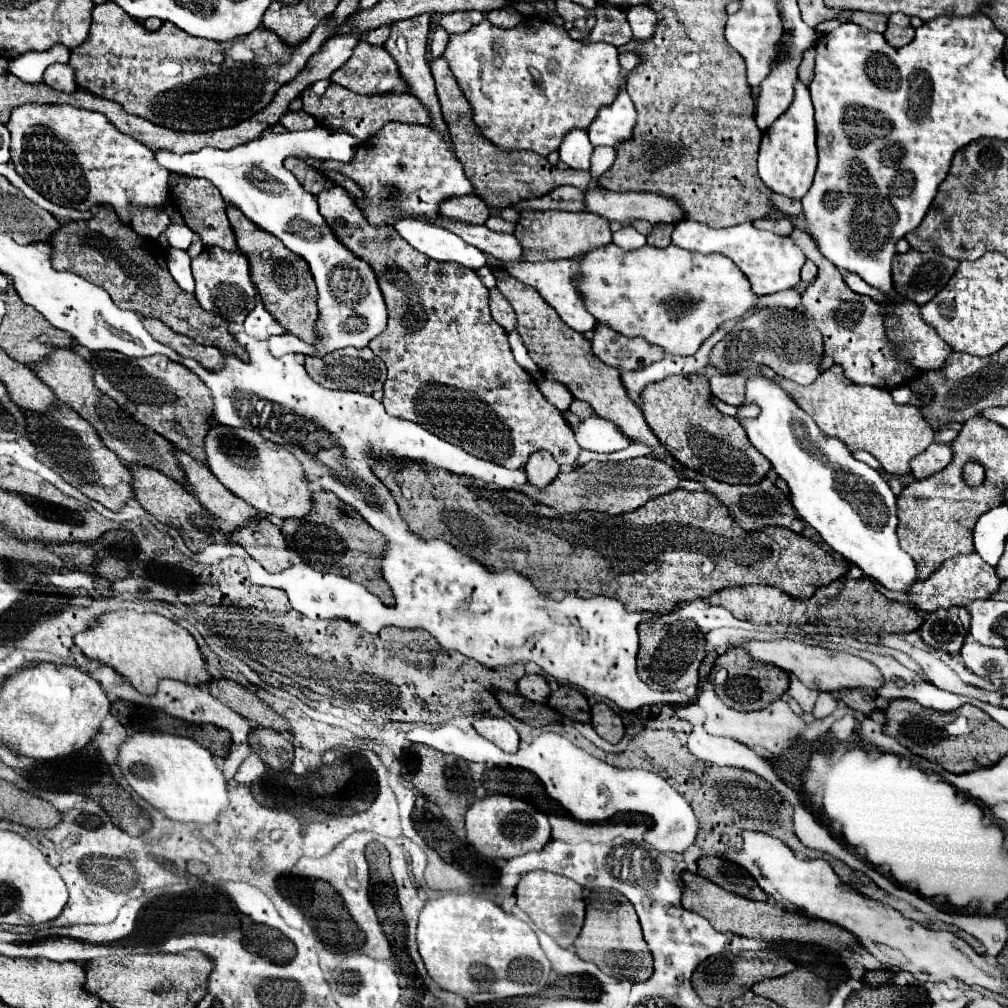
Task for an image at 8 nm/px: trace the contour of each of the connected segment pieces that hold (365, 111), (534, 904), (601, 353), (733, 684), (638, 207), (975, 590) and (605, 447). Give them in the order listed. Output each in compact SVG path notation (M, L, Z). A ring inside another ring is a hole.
M330 84L328 90L322 96L316 96L310 88L302 92L302 102L304 102L304 112L314 116L318 124L330 128L330 130L340 130L348 132L350 136L358 138L364 142L366 138L374 136L386 122L400 122L400 110L394 106L394 94L380 94L380 96L362 96L356 94L344 86Z
M528 872L520 878L516 886L516 900L518 906L530 916L530 920L548 936L552 936L562 948L572 948L576 936L580 934L580 928L584 924L584 898L582 898L582 886L574 880L552 874L552 872Z
M596 324L594 328L594 338L590 340L592 344L592 352L608 366L614 366L618 368L620 372L636 372L636 370L642 370L658 360L664 358L664 350L658 348L658 346L652 346L648 344L644 338L626 338L622 334L618 334L616 330L612 330L608 324Z
M730 648L714 664L710 680L716 684L716 694L734 710L762 710L770 702L784 696L790 686L790 676L772 664L754 660L744 648Z
M594 188L584 192L584 206L586 206L586 212L598 214L606 218L608 222L620 222L620 224L632 224L634 220L676 224L684 218L684 212L678 208L674 200L658 196L658 194L648 194L648 192L612 192L612 190Z
M976 552L972 554L956 554L954 558L948 558L930 578L924 582L916 582L914 588L910 588L910 600L916 604L916 608L934 612L938 608L952 608L952 606L962 606L974 600L988 600L992 594L998 592L1000 588L1000 578L996 570L986 564Z
M590 416L582 420L578 432L576 432L576 442L594 452L618 452L634 444L632 438L628 438L616 424L610 420L602 420L600 416Z

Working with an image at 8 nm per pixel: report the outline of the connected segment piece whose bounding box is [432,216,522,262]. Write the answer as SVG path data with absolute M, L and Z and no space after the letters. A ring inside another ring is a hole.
M438 216L438 220L432 220L432 222L438 226L446 226L446 230L458 234L464 242L476 246L478 250L490 254L496 260L502 260L502 262L520 262L522 260L520 242L512 234L492 232L486 226L470 226L464 222L442 220L440 216Z

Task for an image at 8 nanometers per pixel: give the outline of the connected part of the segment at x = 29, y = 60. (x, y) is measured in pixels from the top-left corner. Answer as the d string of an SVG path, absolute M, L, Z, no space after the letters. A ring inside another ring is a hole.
M50 48L50 52L40 52L40 54L26 54L24 58L18 58L18 60L12 60L8 64L8 70L18 76L22 82L28 82L28 84L42 84L42 74L44 70L54 64L54 62L62 62L64 54L66 52L66 62L68 62L68 56L70 56L70 50L68 48Z

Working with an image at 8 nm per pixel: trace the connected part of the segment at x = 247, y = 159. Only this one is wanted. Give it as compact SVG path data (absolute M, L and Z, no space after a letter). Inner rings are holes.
M316 128L286 134L270 132L228 152L218 148L202 148L188 154L166 150L154 152L158 164L166 170L182 176L210 180L220 190L226 204L242 210L242 214L250 222L280 238L288 250L308 262L318 288L320 316L316 320L316 342L306 344L296 336L272 336L268 344L270 352L276 358L288 352L322 358L334 350L348 346L364 348L386 328L388 320L386 304L372 268L364 260L358 260L352 252L346 252L346 248L342 248L342 244L334 240L334 234L318 212L316 196L300 188L298 180L282 164L284 158L298 156L296 152L310 152L310 132L316 132Z

